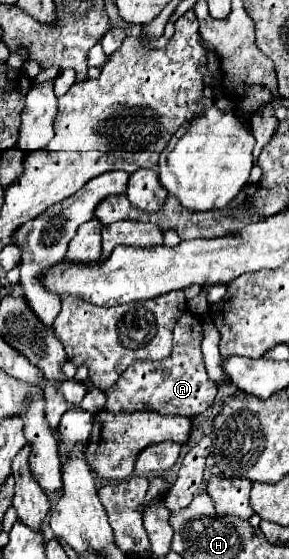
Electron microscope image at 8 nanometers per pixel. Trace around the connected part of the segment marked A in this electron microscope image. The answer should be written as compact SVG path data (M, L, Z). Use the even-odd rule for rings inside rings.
M185 314L175 326L173 338L173 352L169 358L159 362L135 362L129 366L115 382L107 394L107 402L103 406L105 412L139 412L151 410L159 414L173 414L173 416L197 416L205 412L217 396L217 384L209 380L203 364L201 354L201 324L191 314Z

